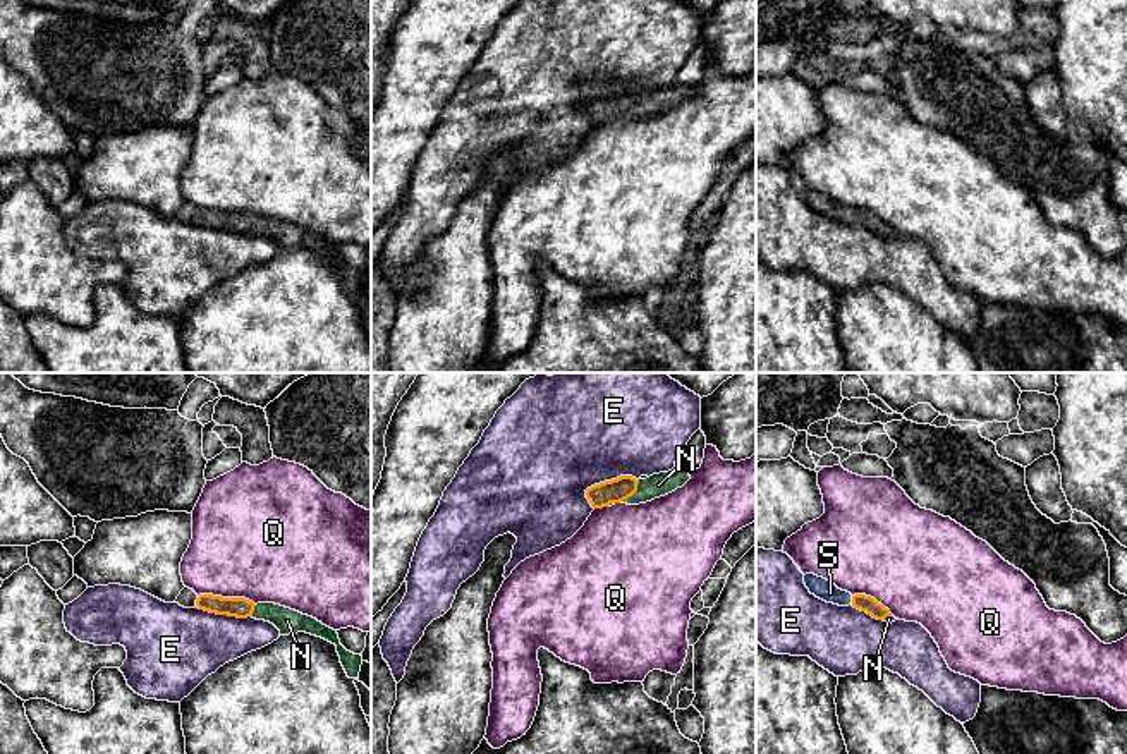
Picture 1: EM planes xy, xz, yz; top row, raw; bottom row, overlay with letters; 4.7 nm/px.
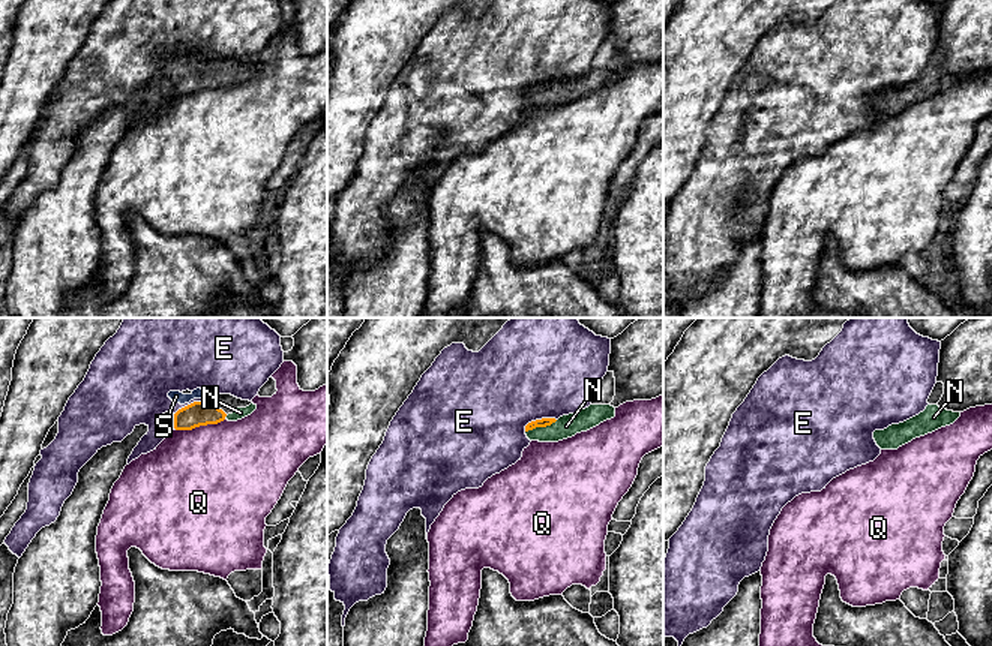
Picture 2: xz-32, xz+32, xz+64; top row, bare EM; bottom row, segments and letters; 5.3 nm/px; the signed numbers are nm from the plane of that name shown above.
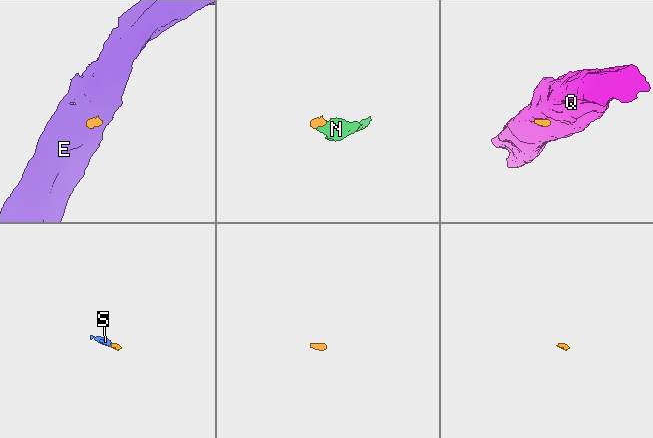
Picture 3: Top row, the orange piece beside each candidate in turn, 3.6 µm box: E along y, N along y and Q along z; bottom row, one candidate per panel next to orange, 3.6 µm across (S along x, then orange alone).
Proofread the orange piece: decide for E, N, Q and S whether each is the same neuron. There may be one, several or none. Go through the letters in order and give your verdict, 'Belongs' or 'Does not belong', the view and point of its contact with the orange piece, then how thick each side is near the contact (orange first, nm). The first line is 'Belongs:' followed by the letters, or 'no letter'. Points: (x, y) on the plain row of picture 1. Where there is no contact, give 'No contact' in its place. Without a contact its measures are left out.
Belongs: N, S
E: Does not belong. Touches orange at xz (609, 97). Thickness 110 nm (orange) against 480 nm
N: Belongs. Touches orange at xz (633, 109). Thickness 110 nm (orange) against 110 nm
Q: Does not belong. Touches orange at xy (227, 213). Thickness 100 nm (orange) against 480 nm
S: Belongs. Touches orange at yz (852, 215). Thickness 80 nm (orange) against 90 nm

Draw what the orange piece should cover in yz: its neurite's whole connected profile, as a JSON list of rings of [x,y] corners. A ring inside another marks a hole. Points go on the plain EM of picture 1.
[[[806,189],[804,191],[804,199],[809,204],[811,210],[816,213],[833,218],[838,222],[849,222],[852,220],[854,223],[866,227],[876,235],[883,237],[895,237],[897,234],[890,228],[888,223],[885,223],[881,218],[878,218],[874,213],[866,211],[866,210],[850,210],[847,206],[838,204],[835,199],[830,196],[818,192],[814,189]]]

